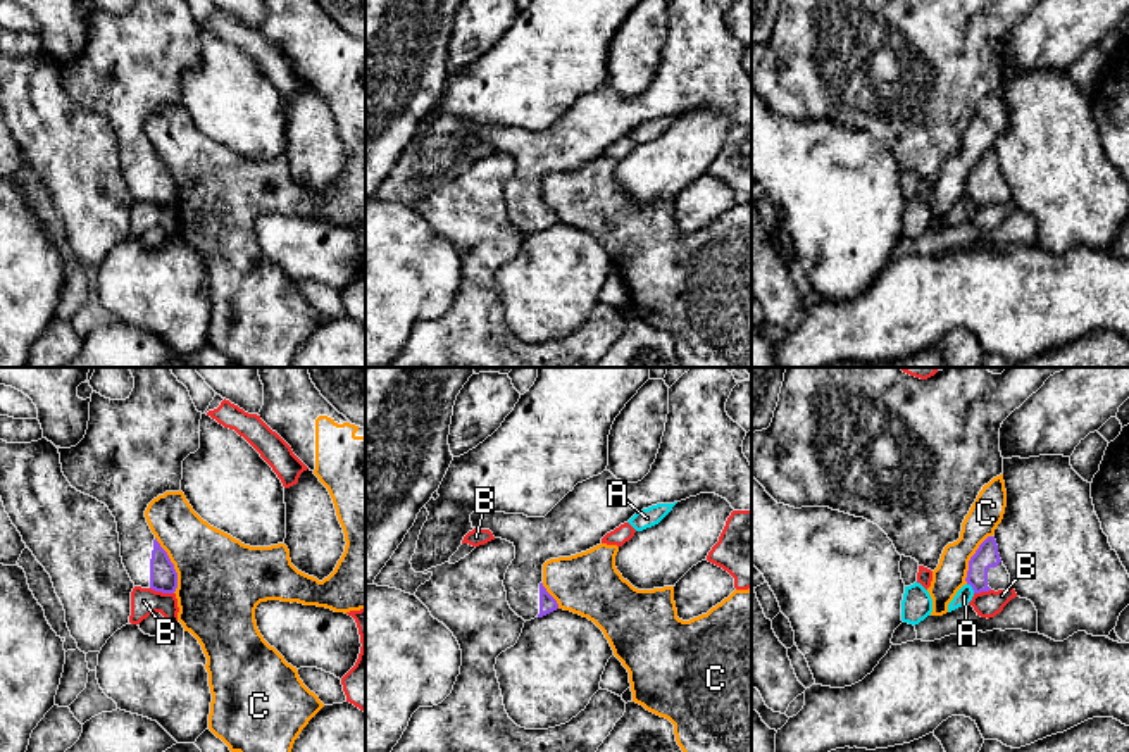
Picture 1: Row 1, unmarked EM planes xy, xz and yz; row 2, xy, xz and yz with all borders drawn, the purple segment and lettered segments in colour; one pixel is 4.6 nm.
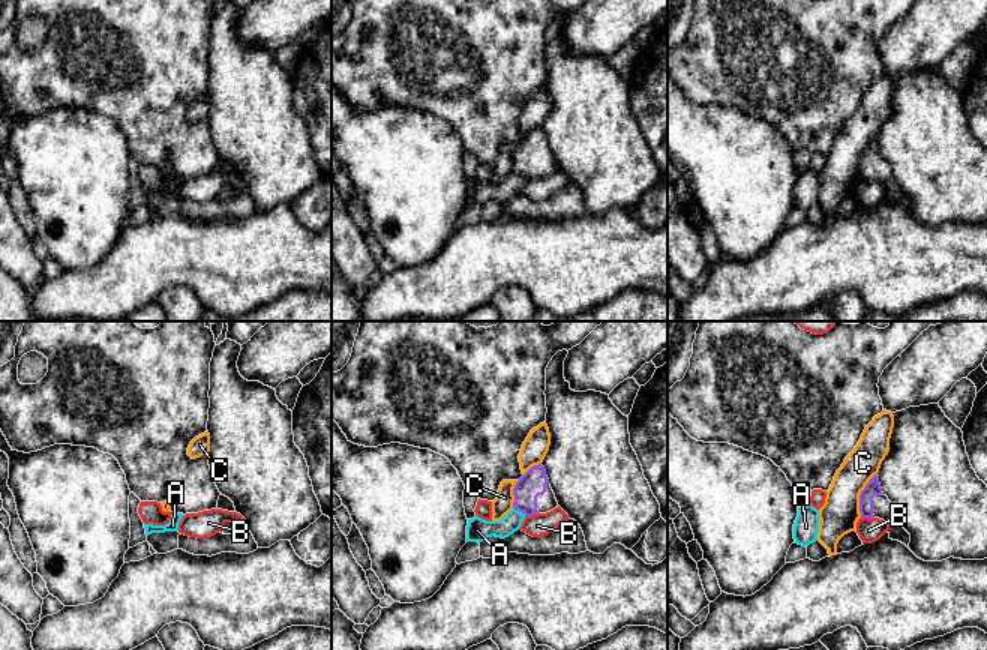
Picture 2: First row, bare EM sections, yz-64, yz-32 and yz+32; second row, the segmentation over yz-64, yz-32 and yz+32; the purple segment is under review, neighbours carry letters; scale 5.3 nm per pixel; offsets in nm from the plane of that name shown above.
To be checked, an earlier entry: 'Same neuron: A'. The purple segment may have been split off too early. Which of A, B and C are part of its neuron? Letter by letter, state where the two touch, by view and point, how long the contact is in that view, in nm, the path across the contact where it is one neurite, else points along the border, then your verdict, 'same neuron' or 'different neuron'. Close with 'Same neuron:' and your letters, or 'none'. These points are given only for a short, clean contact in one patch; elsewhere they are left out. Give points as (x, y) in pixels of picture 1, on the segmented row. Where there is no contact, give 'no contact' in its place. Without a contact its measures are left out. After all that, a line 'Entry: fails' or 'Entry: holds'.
A: meets purple in yz at (973, 589); contact 60 nm long; border along yz (967, 583), (974, 592); different neuron
B: meets purple in xy at (162, 592); contact 120 nm long; different neuron
C: meets purple in xy at (173, 564); contact 280 nm long; border along xy (155, 537), (176, 573), (174, 592); different neuron
Same neuron: none
Entry: fails

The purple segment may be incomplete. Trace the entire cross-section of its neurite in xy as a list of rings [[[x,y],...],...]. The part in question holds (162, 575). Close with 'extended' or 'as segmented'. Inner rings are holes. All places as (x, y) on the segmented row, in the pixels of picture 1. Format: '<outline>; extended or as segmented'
[[[126,367],[134,388],[126,400],[91,393],[84,438],[71,448],[59,448],[62,473],[78,492],[105,504],[117,523],[122,564],[134,586],[174,593],[178,573],[167,552],[152,533],[145,511],[165,492],[179,492],[183,461],[200,448],[200,419],[188,388],[171,367]]]; extended

